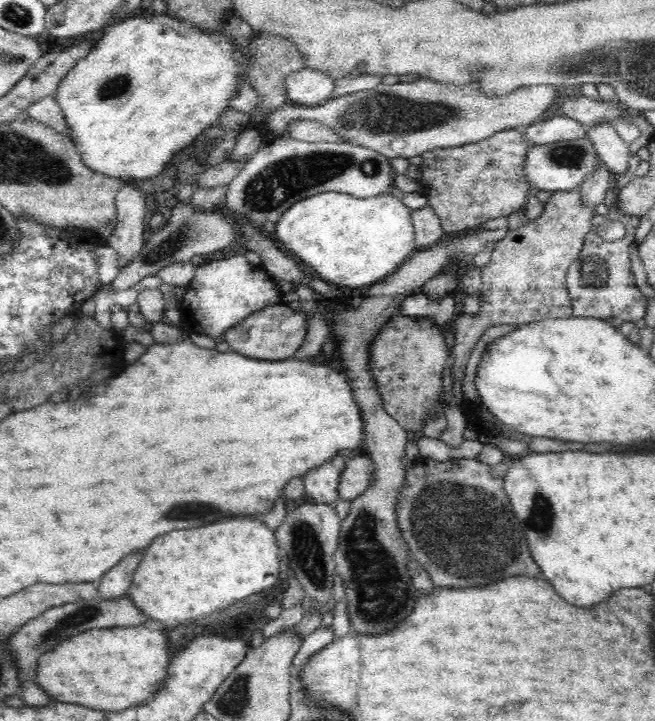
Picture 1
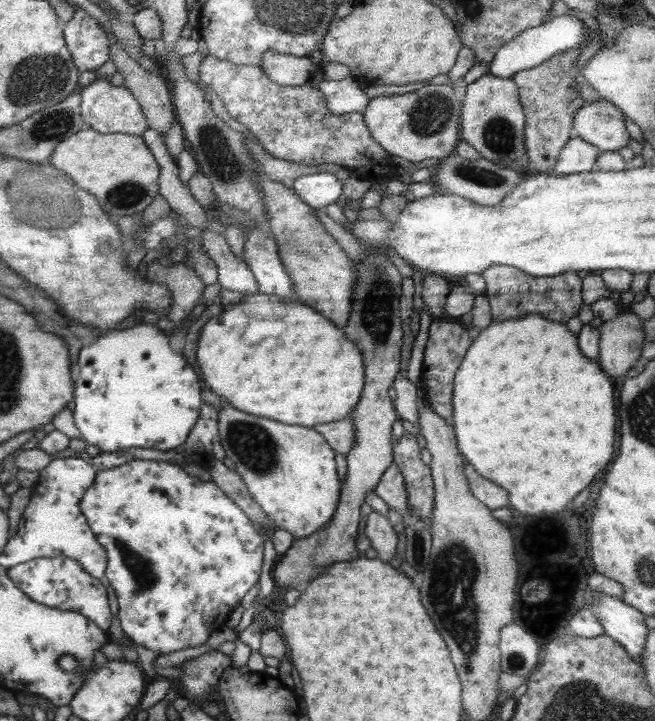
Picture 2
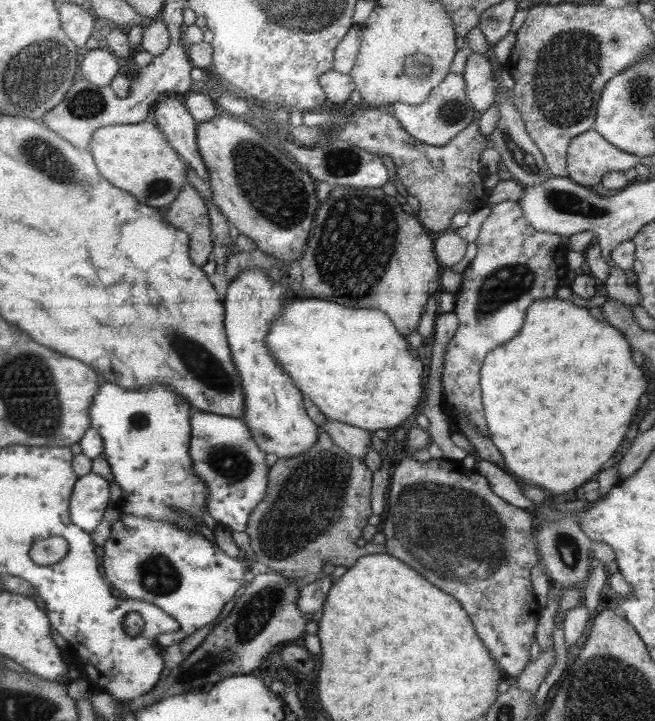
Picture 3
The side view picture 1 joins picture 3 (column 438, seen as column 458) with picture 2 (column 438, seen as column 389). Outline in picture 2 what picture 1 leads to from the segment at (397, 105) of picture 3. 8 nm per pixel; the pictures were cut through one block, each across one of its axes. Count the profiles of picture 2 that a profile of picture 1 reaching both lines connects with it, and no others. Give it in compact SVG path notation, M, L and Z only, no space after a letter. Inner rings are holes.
M428 84L405 94L376 96L362 112L372 138L390 156L412 163L426 159L442 159L454 153L459 144L461 101L456 98L452 84Z

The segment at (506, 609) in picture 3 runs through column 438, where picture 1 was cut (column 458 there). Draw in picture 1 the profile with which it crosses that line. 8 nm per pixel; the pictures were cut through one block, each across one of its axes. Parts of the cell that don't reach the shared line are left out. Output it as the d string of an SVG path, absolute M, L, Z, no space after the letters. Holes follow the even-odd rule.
M418 457L413 467L406 470L404 486L400 488L396 500L398 527L411 554L422 566L440 566L440 568L426 568L426 572L432 576L432 582L440 588L478 588L494 584L500 578L502 580L510 576L536 578L540 574L540 567L534 564L530 556L526 534L522 532L520 522L512 512L510 499L504 490L504 477L492 476L490 467L470 458L438 462L431 458Z

